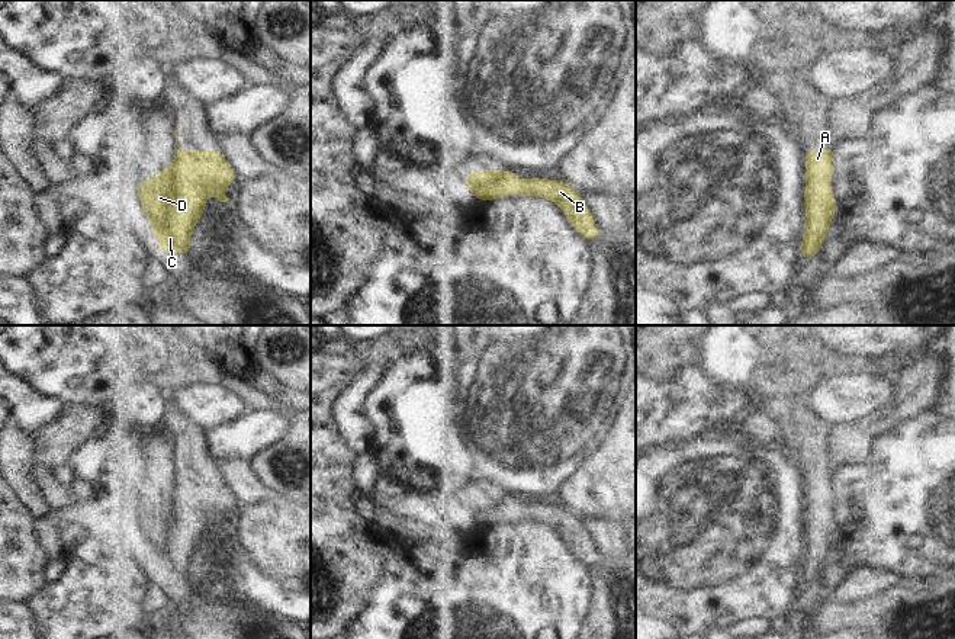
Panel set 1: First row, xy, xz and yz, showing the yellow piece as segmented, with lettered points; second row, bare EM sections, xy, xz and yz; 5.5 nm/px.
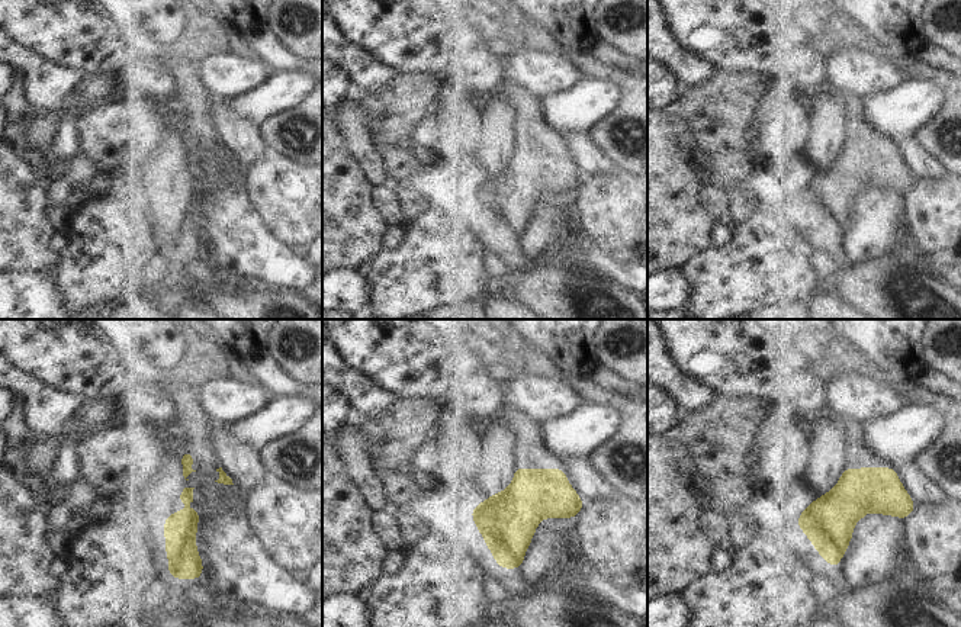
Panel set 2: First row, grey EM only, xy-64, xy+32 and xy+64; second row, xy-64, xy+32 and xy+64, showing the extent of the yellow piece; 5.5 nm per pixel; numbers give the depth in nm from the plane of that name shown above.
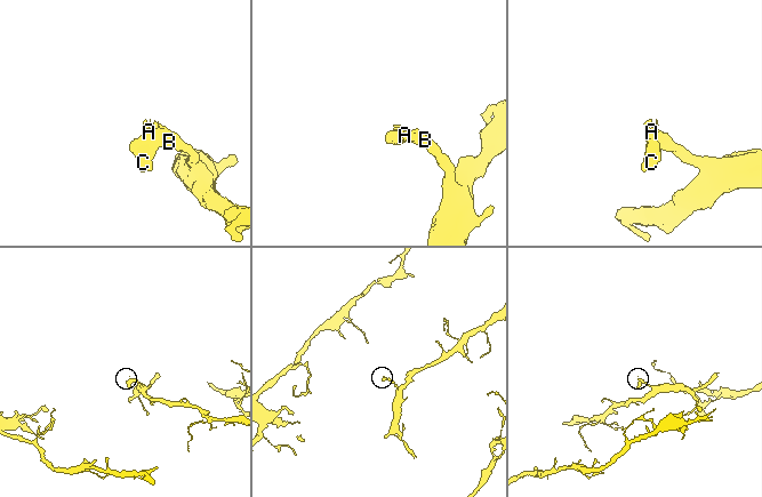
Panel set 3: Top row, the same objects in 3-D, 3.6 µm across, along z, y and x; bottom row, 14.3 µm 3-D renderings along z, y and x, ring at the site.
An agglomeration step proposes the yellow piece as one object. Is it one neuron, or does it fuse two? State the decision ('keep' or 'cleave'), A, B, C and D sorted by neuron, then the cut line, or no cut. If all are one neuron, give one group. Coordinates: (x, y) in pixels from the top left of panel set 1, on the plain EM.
keep; A B C D; no cut

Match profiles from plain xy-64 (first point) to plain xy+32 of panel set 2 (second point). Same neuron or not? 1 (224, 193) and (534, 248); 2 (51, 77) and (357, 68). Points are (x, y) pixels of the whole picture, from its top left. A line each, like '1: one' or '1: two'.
1: two
2: one

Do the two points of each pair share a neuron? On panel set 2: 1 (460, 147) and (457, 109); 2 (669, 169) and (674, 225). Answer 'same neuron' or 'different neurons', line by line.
1: same neuron
2: same neuron

